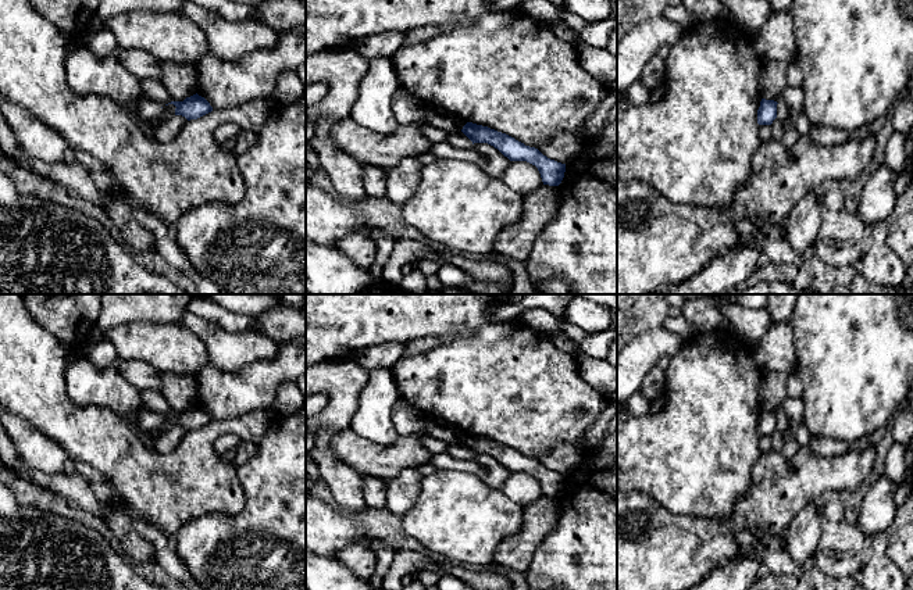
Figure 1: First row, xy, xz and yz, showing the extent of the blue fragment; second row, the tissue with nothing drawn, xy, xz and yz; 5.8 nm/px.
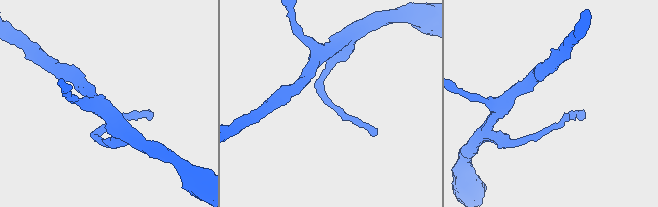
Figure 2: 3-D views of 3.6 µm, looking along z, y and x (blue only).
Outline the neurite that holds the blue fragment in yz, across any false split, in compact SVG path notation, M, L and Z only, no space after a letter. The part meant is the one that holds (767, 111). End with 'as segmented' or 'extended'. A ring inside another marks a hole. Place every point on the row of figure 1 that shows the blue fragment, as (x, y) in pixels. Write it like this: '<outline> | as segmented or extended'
M762 99L760 107L757 110L757 124L771 125L777 118L777 101Z | as segmented

